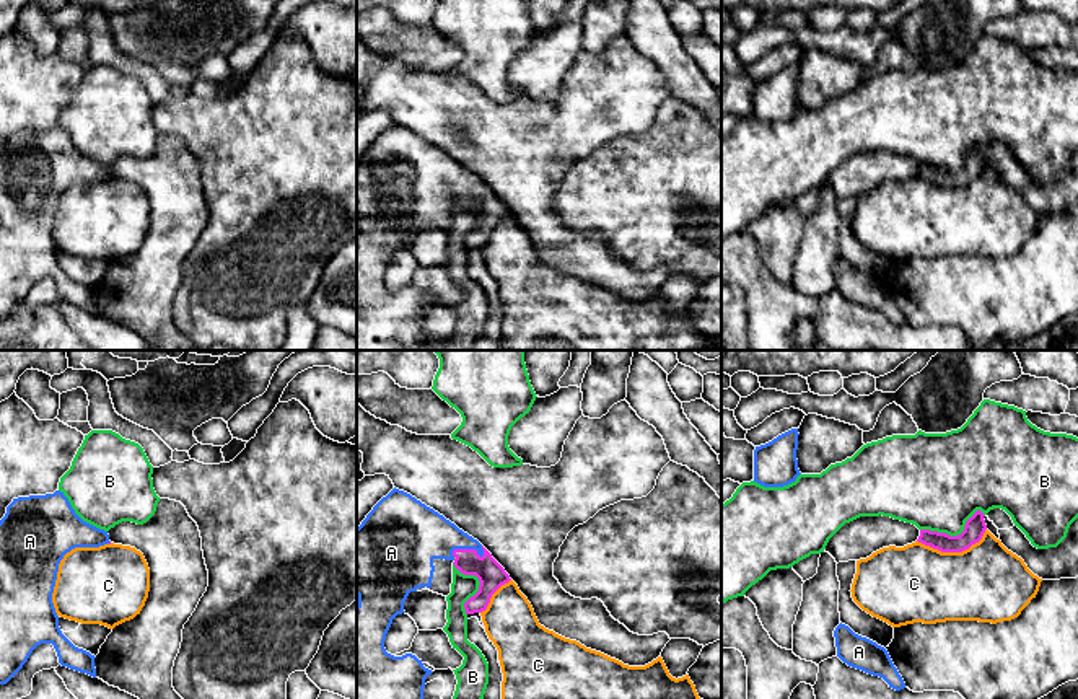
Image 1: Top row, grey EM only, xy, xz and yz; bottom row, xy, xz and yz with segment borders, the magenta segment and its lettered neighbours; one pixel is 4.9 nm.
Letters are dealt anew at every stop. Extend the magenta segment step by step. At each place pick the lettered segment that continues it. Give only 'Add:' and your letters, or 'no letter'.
Add: A

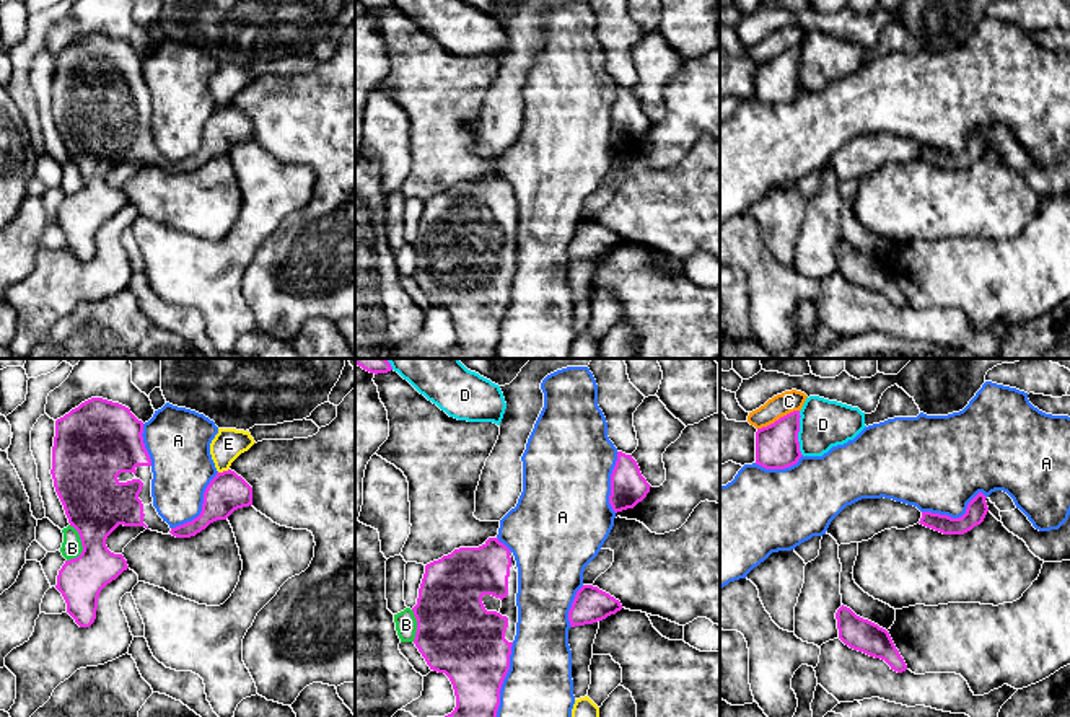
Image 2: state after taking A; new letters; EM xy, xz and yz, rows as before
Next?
Add: no letter

